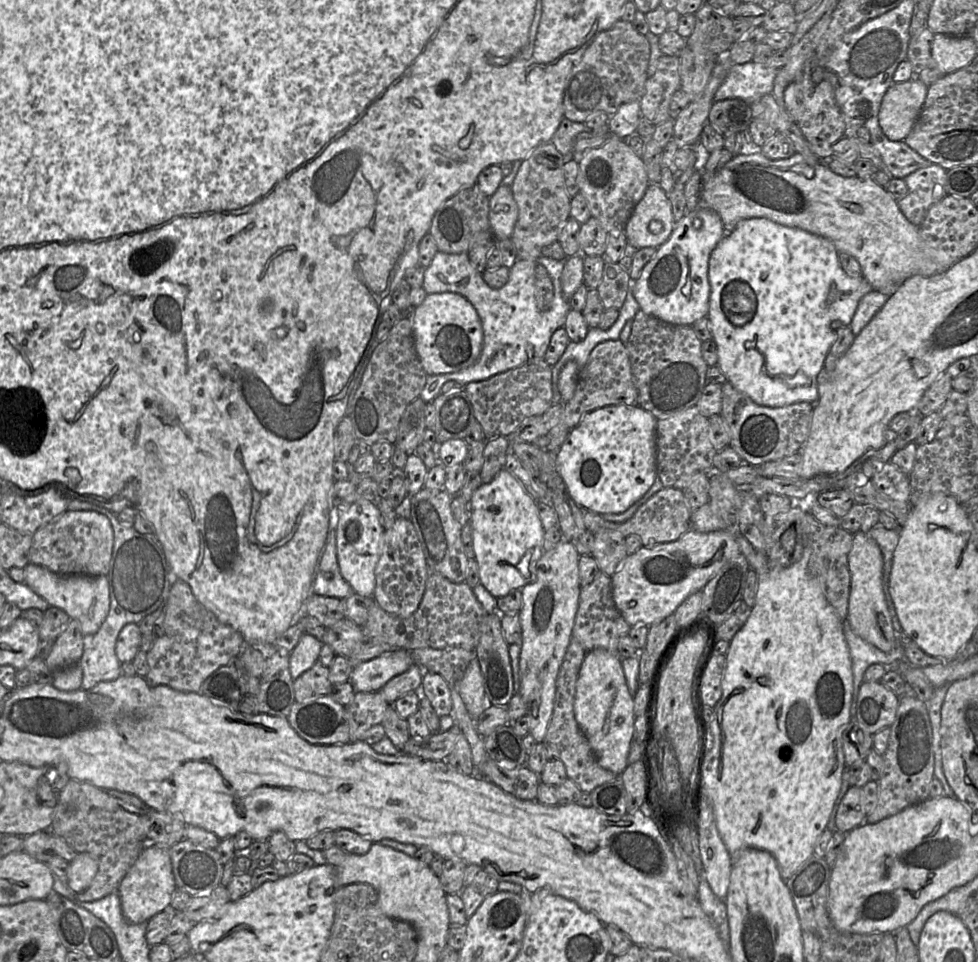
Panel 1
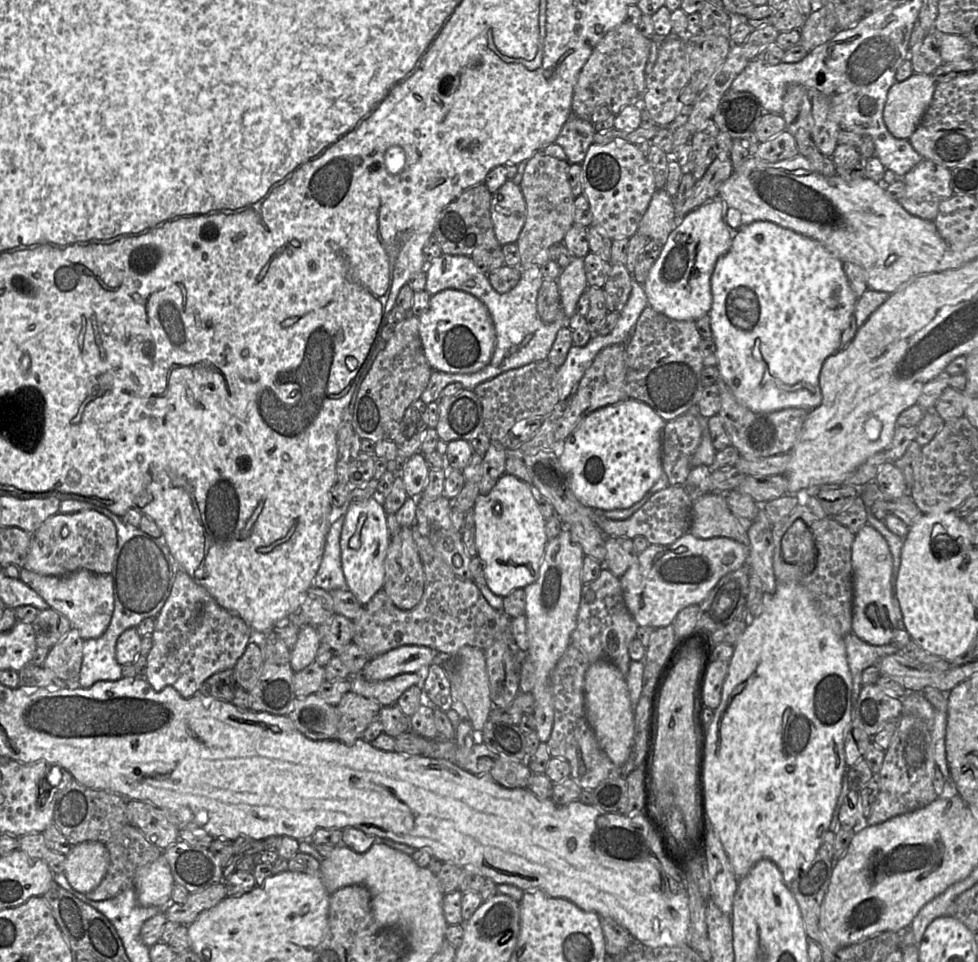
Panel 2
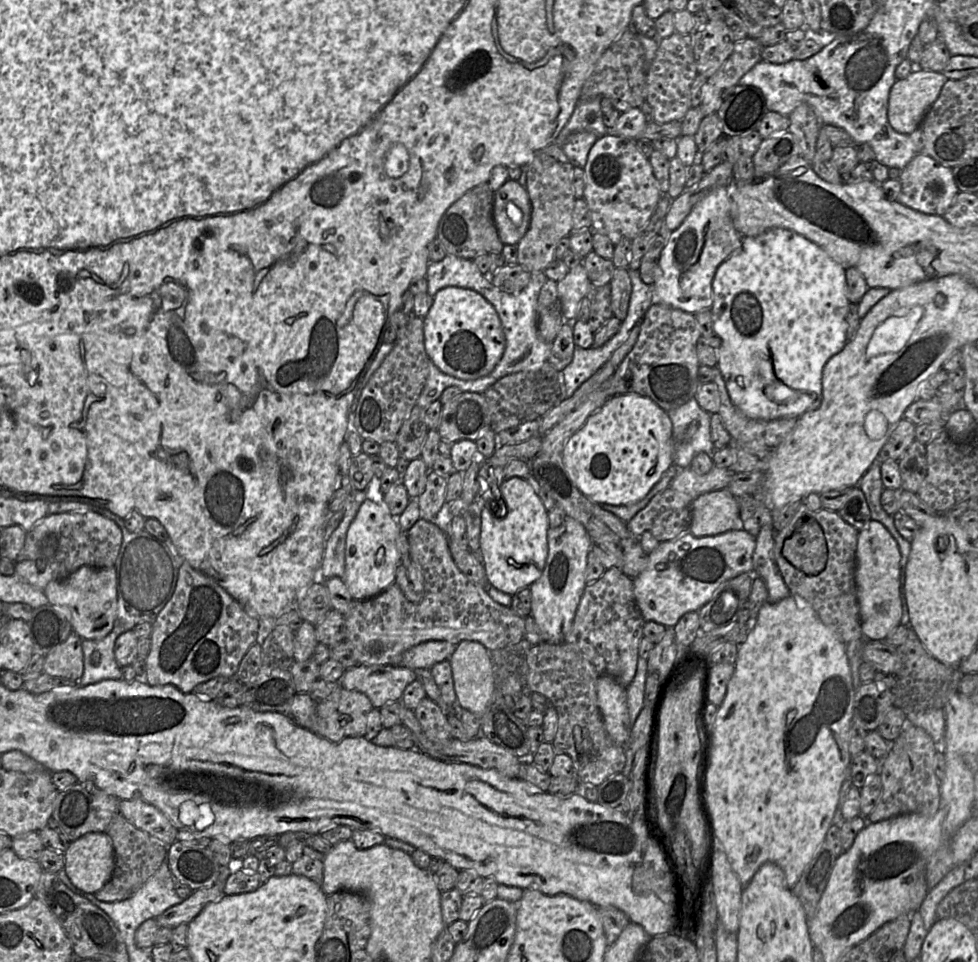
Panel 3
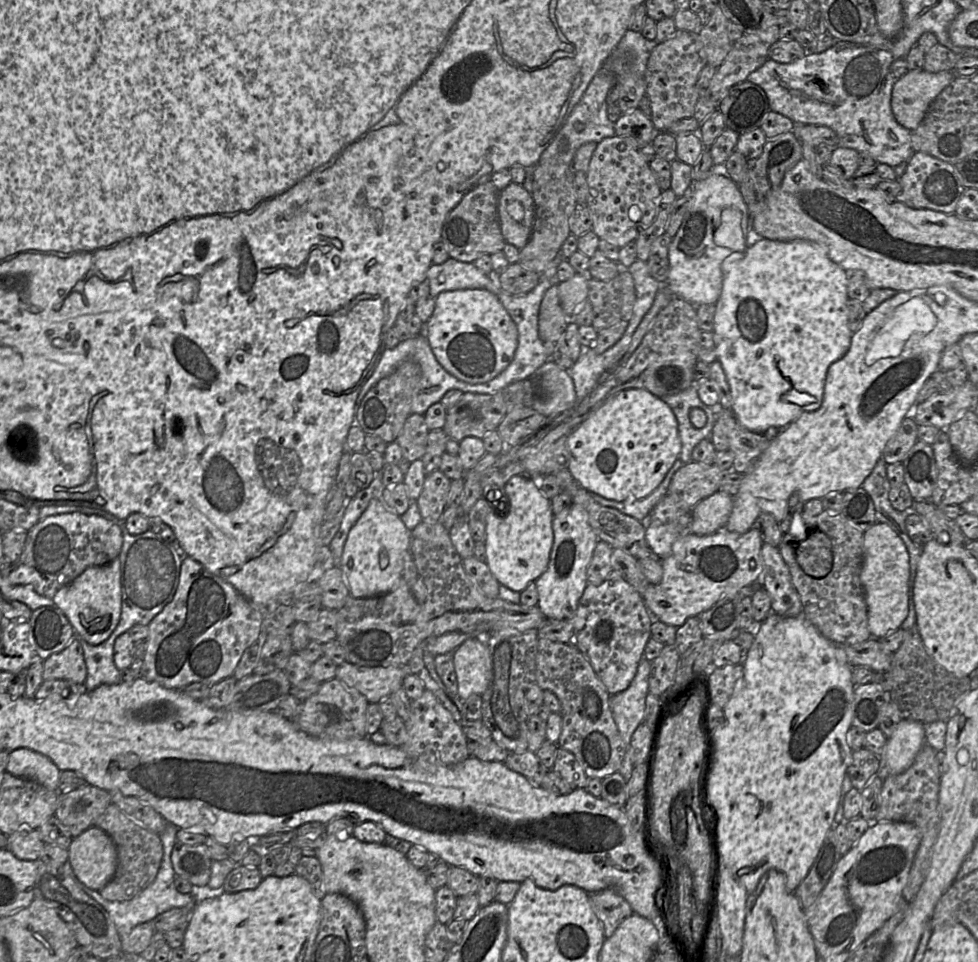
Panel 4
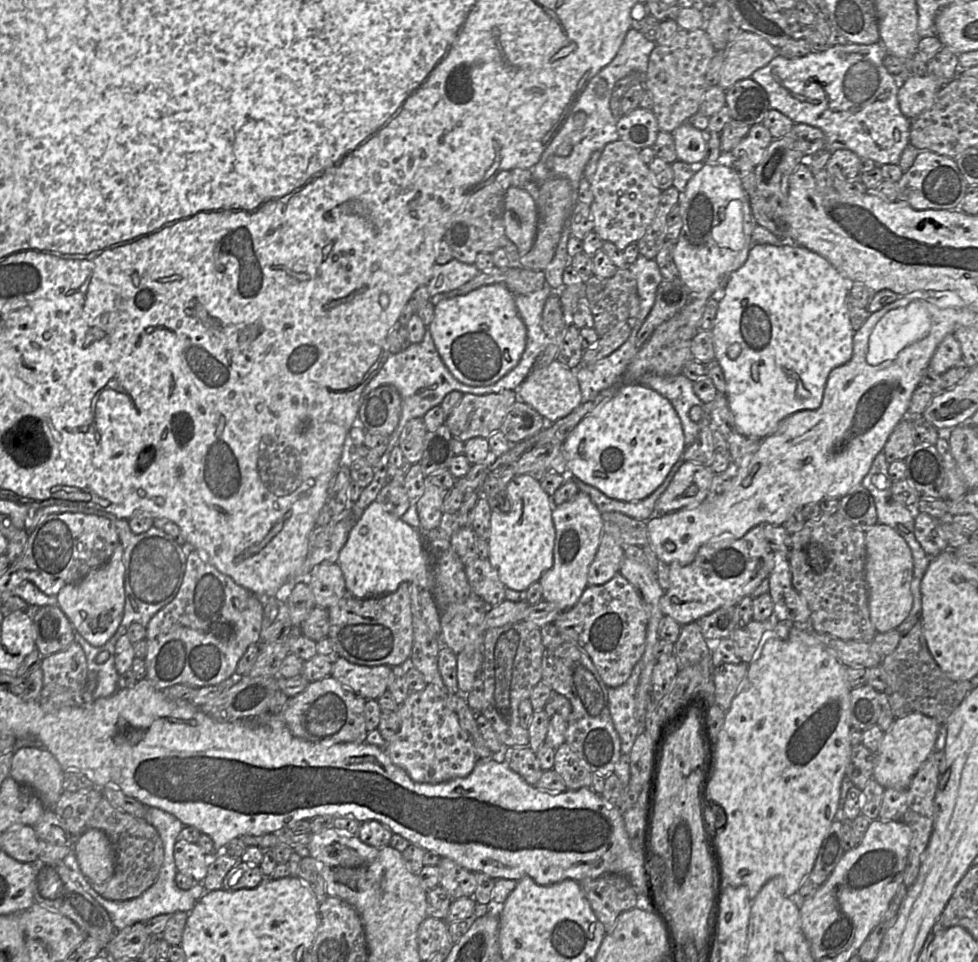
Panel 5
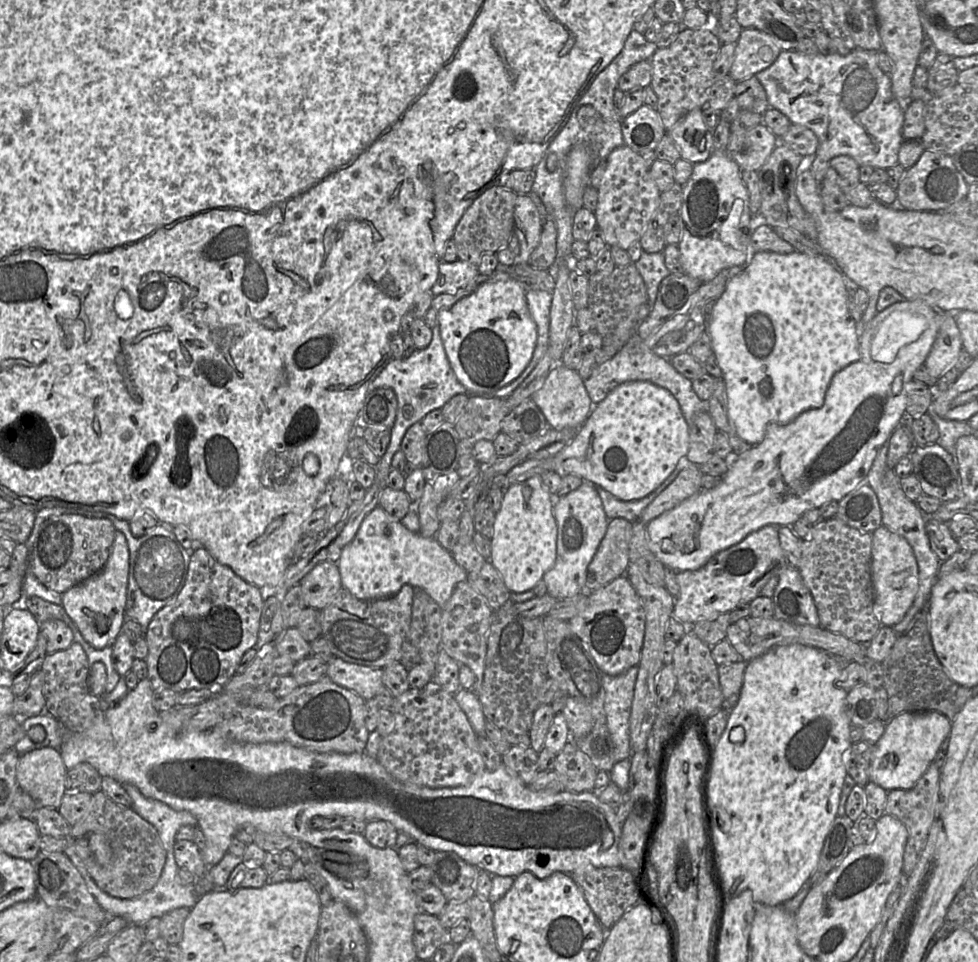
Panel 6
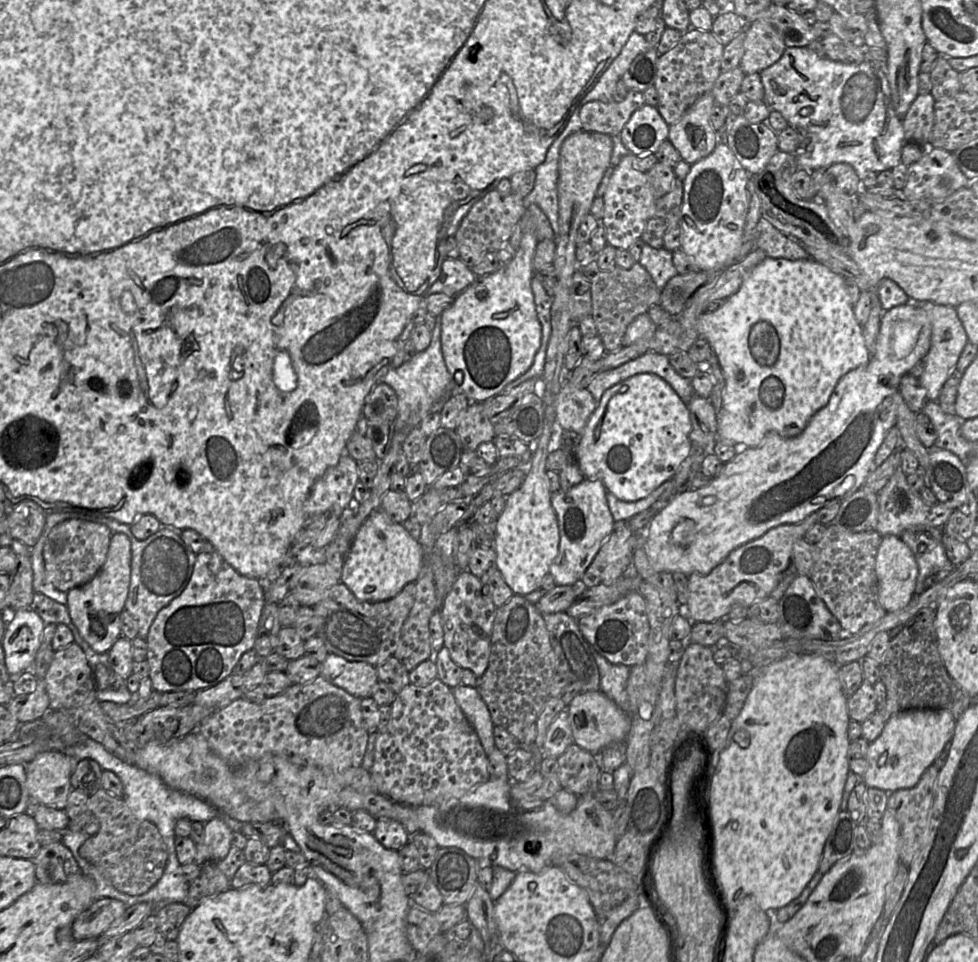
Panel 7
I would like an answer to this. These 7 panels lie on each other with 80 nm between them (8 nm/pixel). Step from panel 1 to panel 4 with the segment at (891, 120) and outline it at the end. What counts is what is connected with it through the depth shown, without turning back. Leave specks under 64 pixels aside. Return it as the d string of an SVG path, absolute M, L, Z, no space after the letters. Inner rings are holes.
M910 70L893 86L891 108L895 119L910 131L916 129L931 103L954 80L952 71L931 73Z

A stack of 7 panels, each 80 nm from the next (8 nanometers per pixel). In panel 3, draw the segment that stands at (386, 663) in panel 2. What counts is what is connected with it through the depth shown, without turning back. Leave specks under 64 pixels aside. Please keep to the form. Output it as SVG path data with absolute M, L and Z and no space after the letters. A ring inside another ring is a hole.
M445 640L422 642L406 650L401 655L400 665L411 670L428 668L443 660L448 660L455 651L457 644Z

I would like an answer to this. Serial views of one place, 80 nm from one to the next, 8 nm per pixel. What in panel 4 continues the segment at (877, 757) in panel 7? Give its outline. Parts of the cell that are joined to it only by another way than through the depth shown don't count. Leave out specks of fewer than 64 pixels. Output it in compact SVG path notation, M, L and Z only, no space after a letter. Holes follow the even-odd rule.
M902 719L878 756L881 762L880 773L885 776L904 772L912 765L925 743L924 724Z

